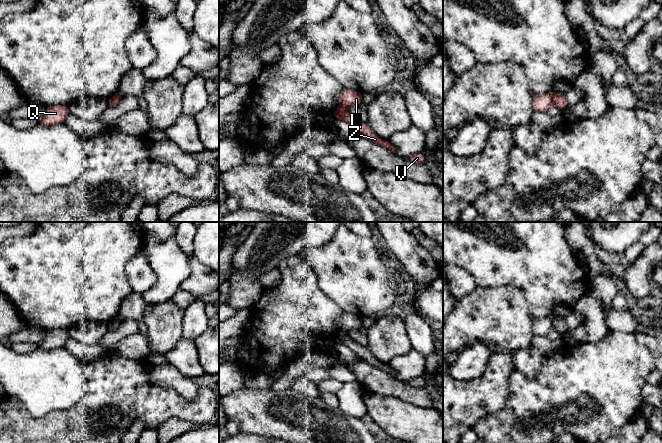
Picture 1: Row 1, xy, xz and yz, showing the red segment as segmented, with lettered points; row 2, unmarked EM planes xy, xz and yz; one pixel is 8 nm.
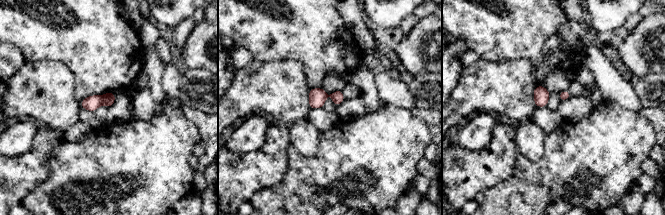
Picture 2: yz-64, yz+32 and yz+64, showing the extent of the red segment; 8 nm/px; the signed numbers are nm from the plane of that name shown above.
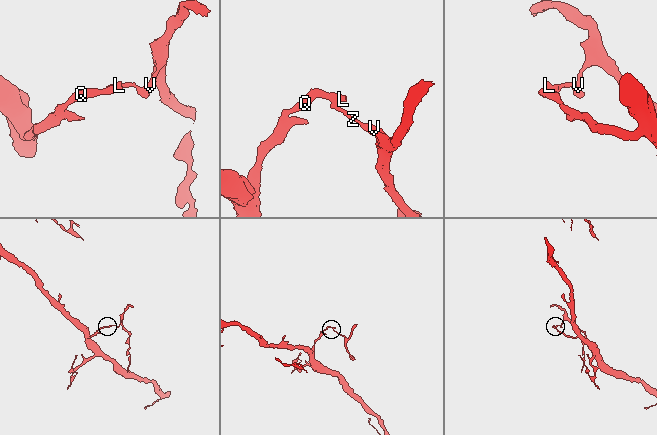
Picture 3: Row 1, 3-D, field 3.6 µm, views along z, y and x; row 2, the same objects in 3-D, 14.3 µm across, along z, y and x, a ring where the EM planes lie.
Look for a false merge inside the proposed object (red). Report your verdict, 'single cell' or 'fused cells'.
fused cells

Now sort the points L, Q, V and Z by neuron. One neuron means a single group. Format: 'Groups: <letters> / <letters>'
Groups: L Q / V Z

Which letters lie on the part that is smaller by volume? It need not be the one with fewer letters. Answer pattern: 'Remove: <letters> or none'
Remove: V, Z

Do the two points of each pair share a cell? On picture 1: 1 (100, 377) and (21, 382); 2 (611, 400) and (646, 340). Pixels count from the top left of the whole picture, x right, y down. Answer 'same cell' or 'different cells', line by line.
1: different cells
2: different cells

